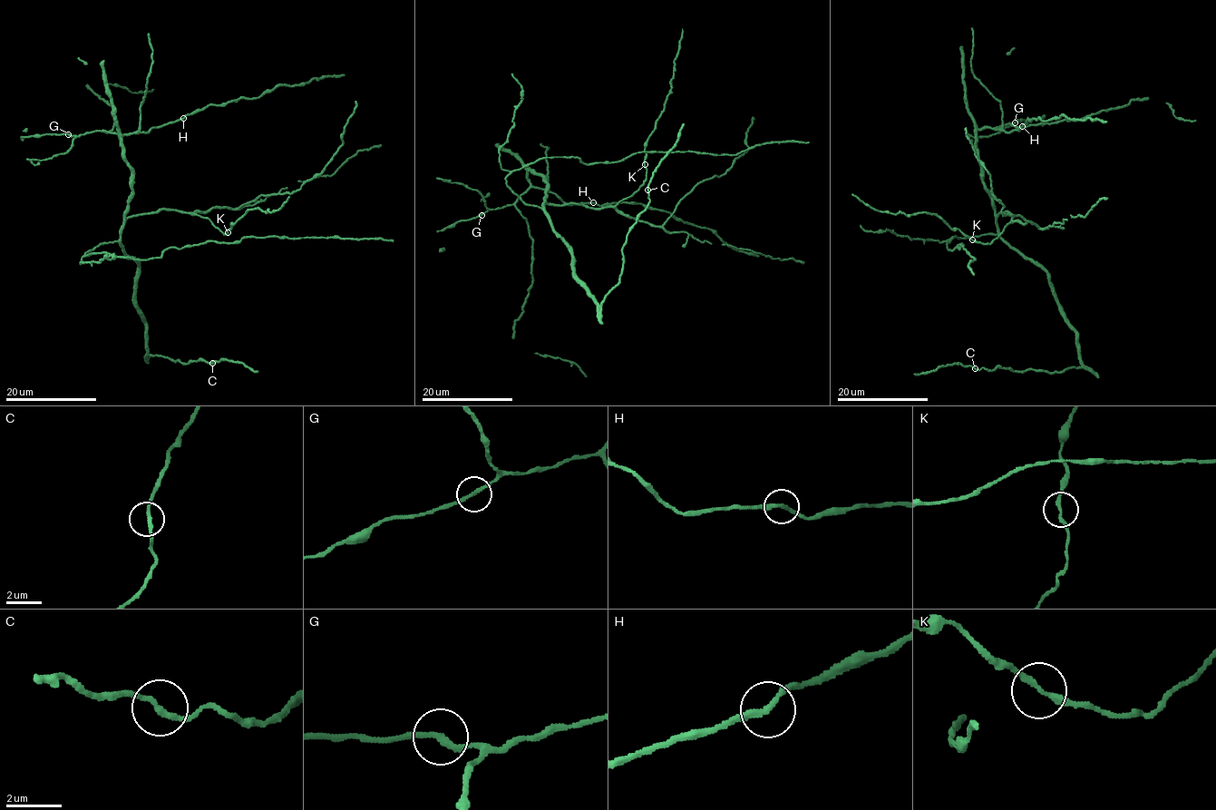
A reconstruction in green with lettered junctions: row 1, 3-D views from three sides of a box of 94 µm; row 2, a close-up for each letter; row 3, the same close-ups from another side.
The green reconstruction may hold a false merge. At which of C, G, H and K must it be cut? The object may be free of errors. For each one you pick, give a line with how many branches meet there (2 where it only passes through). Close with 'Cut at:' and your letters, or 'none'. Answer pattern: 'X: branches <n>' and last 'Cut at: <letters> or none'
Cut at: none

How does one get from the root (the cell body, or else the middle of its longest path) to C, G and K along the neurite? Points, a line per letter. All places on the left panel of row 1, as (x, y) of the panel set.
C: (121, 231), (121, 248), (138, 267), (135, 304), (146, 323), (147, 353), (186, 365), (200, 360), (212, 363)
G: (121, 231), (131, 193), (131, 176), (129, 163), (123, 157), (121, 134), (97, 131), (78, 135), (68, 134)
K: (121, 231), (123, 223), (131, 217), (168, 209), (194, 212), (208, 218), (223, 234), (228, 235), (228, 232)

